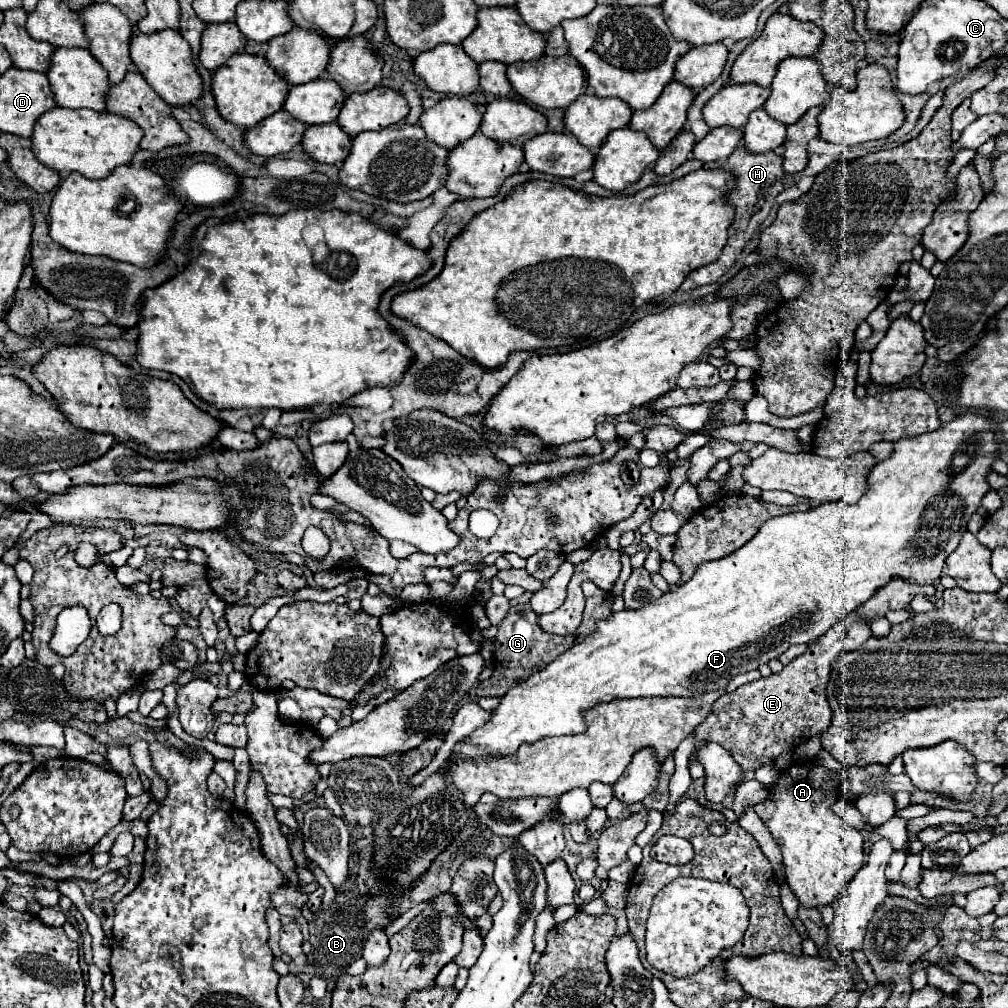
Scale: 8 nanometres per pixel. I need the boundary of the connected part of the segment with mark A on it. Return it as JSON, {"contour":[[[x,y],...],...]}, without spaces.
{"contour":[[[801,761],[783,771],[771,787],[771,795],[761,805],[755,805],[755,813],[783,853],[785,881],[801,907],[837,903],[841,893],[845,893],[845,885],[849,885],[857,869],[865,863],[861,831],[843,823],[833,811],[839,799],[837,789],[839,783],[829,777],[829,769],[813,761]]]}

